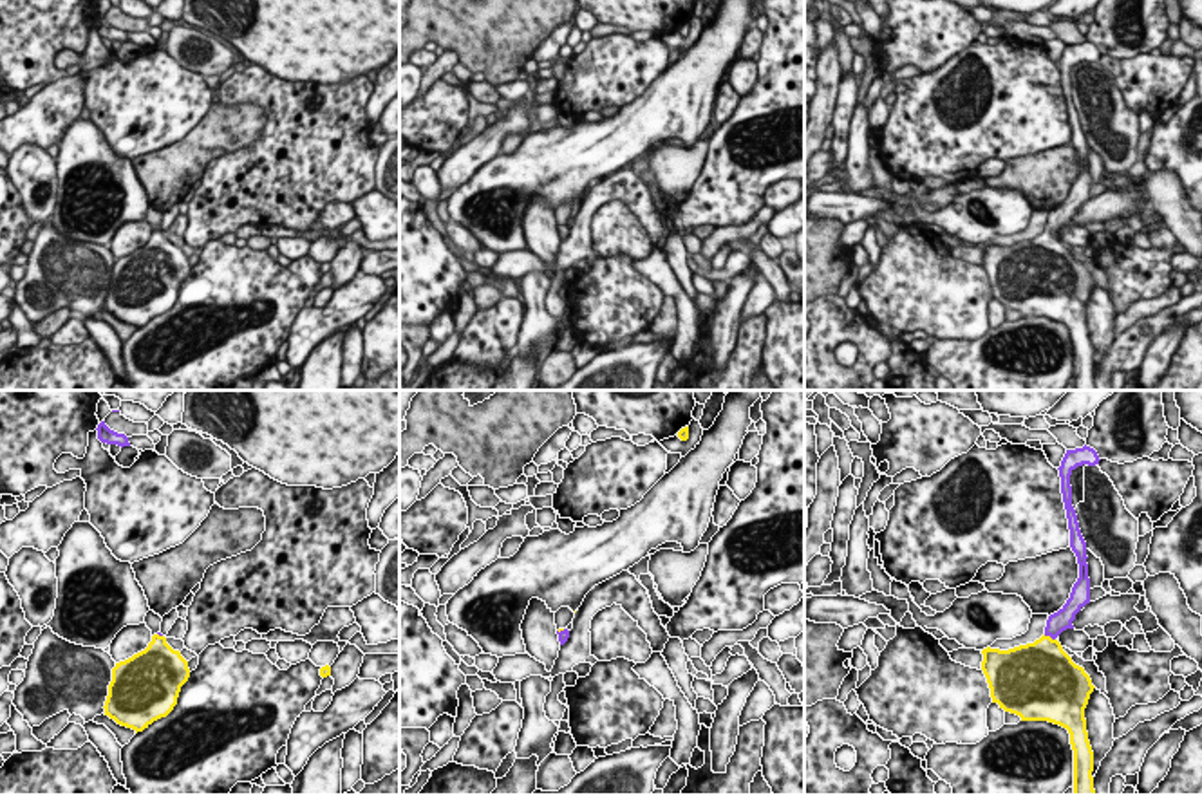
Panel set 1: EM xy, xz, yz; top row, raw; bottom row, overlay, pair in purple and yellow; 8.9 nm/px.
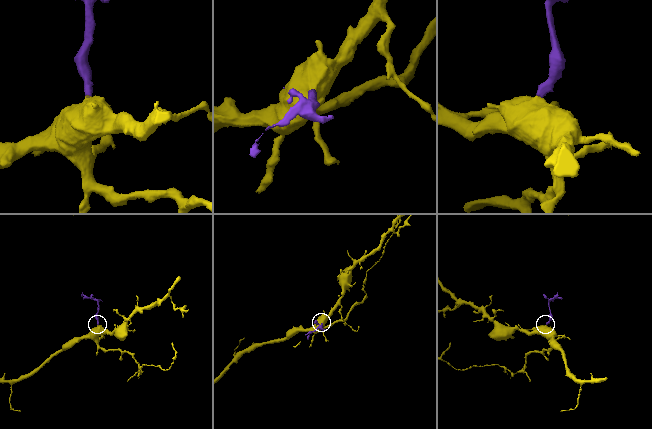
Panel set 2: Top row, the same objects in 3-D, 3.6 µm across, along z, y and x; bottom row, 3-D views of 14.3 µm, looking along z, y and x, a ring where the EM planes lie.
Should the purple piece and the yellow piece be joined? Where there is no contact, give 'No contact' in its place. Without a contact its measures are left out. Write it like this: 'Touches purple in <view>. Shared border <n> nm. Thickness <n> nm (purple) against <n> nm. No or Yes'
Touches purple in yz. Shared border 120 nm. Thickness 190 nm (purple) against 400 nm. Yes.

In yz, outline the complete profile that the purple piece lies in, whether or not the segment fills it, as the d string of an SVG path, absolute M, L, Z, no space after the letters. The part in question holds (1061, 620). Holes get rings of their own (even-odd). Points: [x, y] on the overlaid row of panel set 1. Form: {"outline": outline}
{"outline": "M1094 448L1066 450L1059 470L1061 493L1070 529L1070 547L1077 556L1079 578L1066 603L1048 616L1045 634L1034 643L1009 650L983 649L981 670L987 678L992 703L1021 721L1048 721L1068 730L1074 750L1074 795L1095 795L1094 752L1088 741L1085 708L1094 685L1083 667L1075 665L1056 640L1074 629L1075 614L1090 603L1086 542L1072 506L1070 475L1077 466L1099 464Z"}

